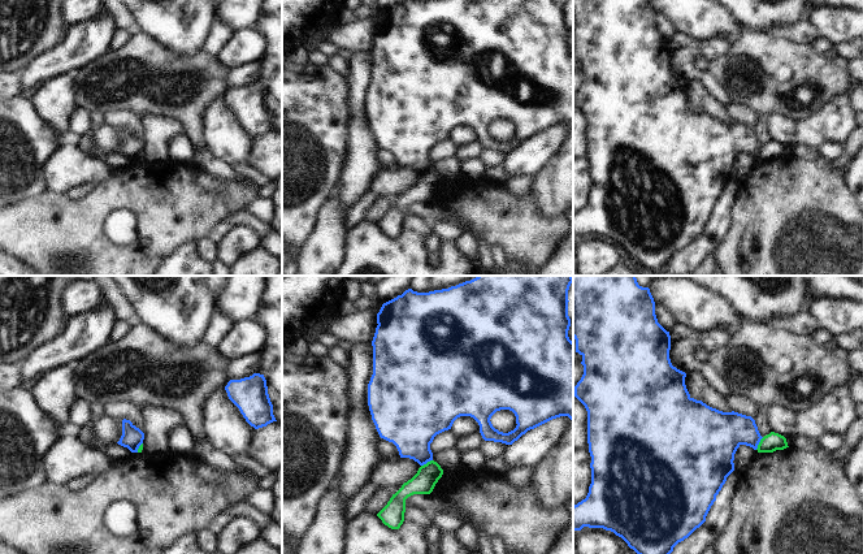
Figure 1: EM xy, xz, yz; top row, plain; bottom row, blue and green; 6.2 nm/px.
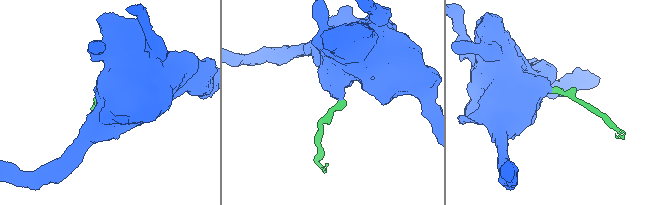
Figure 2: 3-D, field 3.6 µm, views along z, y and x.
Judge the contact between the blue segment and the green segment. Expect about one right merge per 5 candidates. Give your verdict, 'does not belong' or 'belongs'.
does not belong

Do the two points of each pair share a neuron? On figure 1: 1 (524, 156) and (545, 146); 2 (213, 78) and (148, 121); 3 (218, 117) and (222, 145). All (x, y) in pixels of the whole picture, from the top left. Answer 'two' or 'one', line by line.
1: one
2: two
3: one

